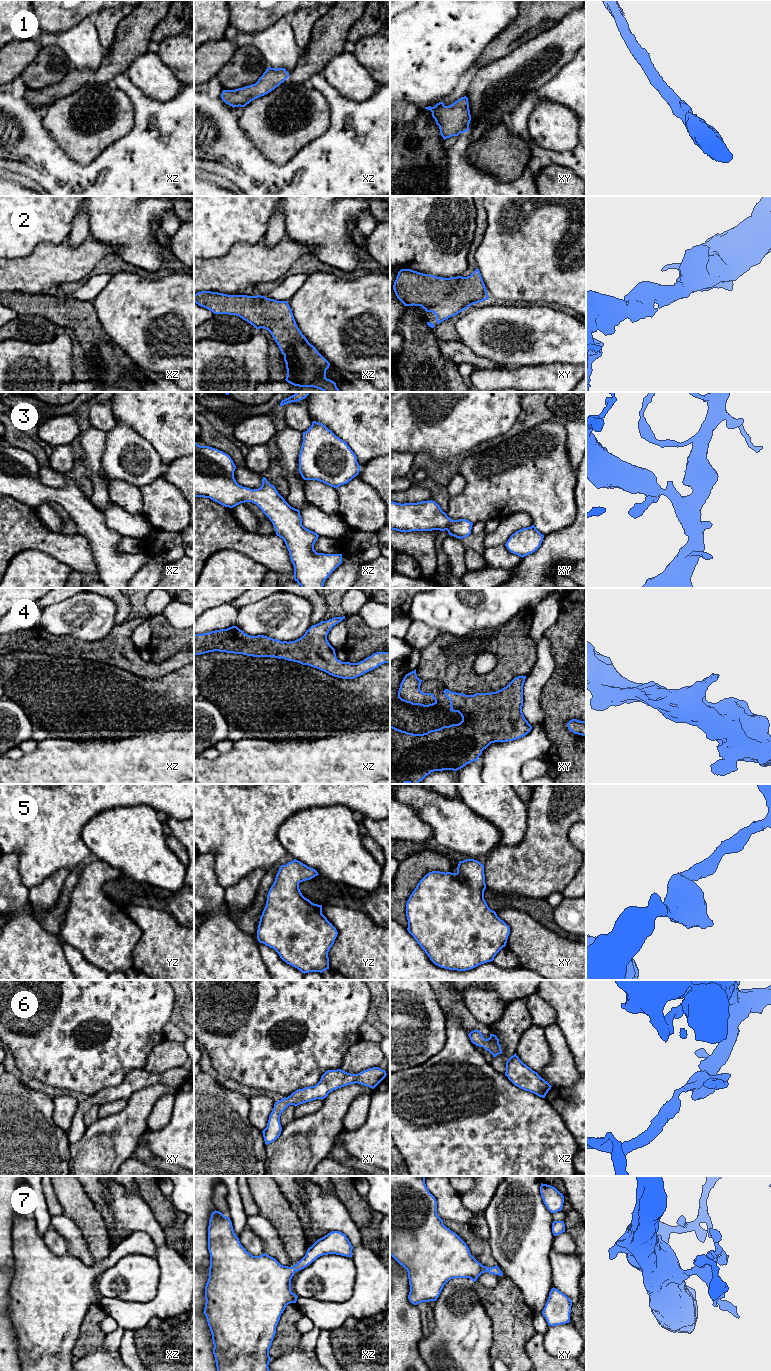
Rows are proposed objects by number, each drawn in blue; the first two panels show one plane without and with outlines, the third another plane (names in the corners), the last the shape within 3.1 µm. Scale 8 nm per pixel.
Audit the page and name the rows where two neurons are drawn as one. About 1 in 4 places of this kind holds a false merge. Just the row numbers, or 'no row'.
no row

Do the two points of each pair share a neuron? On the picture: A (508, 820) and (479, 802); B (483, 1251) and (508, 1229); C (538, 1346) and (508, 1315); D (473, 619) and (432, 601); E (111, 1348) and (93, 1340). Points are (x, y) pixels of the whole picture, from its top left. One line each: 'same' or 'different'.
A: same
B: different
C: different
D: same
E: different

